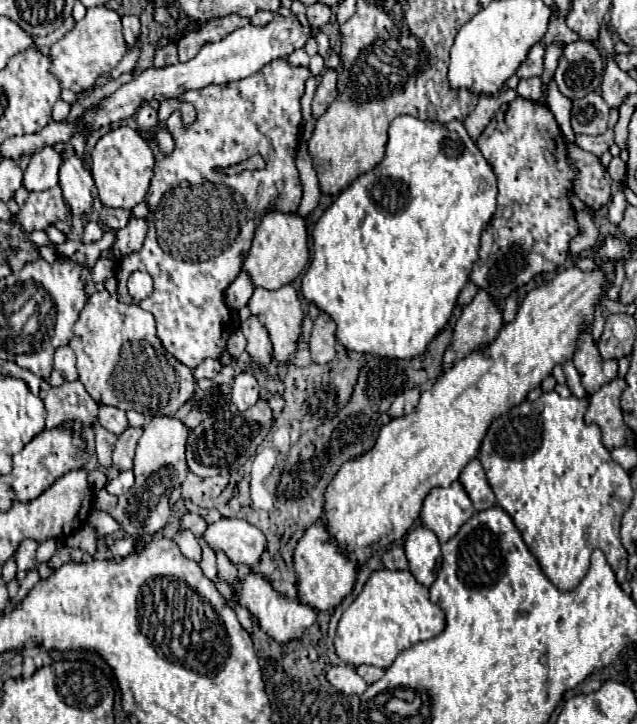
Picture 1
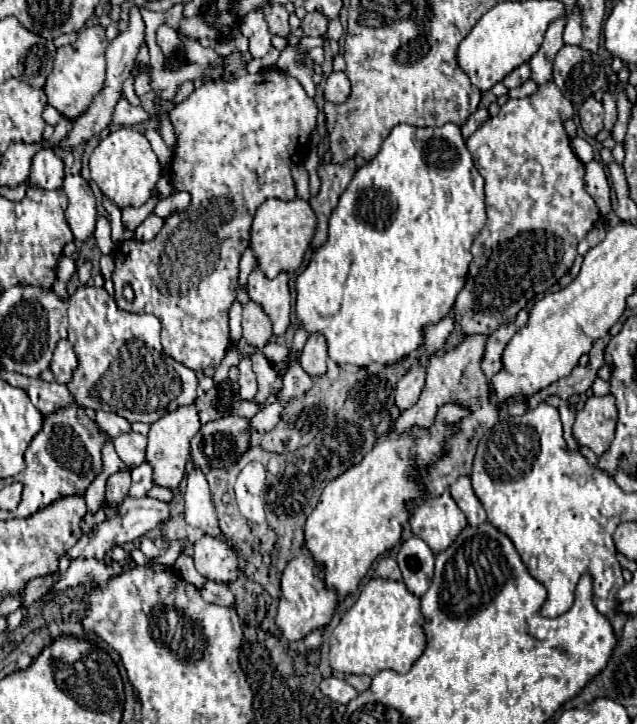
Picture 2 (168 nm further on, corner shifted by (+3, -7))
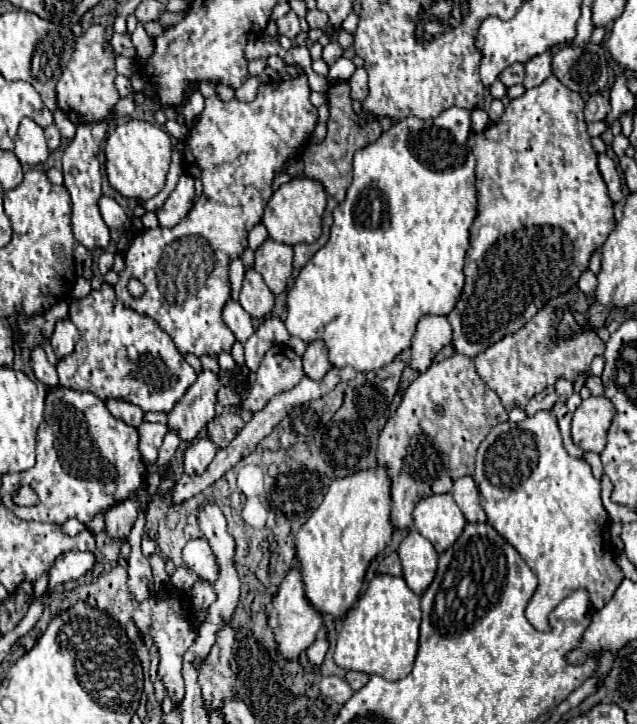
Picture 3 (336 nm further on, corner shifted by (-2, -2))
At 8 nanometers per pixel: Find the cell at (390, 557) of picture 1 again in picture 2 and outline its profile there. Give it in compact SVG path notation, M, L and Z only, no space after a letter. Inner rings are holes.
M386 556L386 558L382 558L382 560L378 562L376 572L378 572L378 576L380 576L380 578L402 580L402 574L400 574L400 568L398 568L396 560L394 560L394 558L390 558L390 556Z

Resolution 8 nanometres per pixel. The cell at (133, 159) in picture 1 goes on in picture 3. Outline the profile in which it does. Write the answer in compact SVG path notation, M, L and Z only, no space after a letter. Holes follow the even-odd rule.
M137 119L119 123L109 133L105 145L105 157L107 157L105 167L111 187L125 197L135 197L141 201L155 197L165 185L165 175L171 163L171 151L173 151L171 135L163 127Z

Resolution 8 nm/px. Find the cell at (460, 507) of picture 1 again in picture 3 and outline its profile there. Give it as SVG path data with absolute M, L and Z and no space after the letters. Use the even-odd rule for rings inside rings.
M449 493L421 499L413 511L415 529L433 543L437 553L449 549L465 527L465 517Z

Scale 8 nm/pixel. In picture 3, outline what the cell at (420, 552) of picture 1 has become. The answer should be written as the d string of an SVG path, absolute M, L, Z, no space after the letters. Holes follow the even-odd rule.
M411 529L407 537L401 541L397 553L401 559L405 583L413 593L423 595L437 571L437 551L433 549L431 541L427 541L421 533Z

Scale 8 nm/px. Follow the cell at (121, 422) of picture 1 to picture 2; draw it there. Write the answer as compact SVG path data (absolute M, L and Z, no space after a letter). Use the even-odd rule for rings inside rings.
M96 410L96 424L100 426L100 430L110 436L116 438L124 432L130 432L130 422L124 420L122 416L114 414L114 412L104 412L104 410Z

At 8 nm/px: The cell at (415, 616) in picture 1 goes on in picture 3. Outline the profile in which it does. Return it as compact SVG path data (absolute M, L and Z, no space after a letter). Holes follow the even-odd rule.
M377 575L367 591L359 597L357 605L343 619L343 627L337 635L335 663L343 669L361 671L367 675L381 675L387 681L403 679L411 673L417 655L421 607L419 595L415 595L403 577Z

